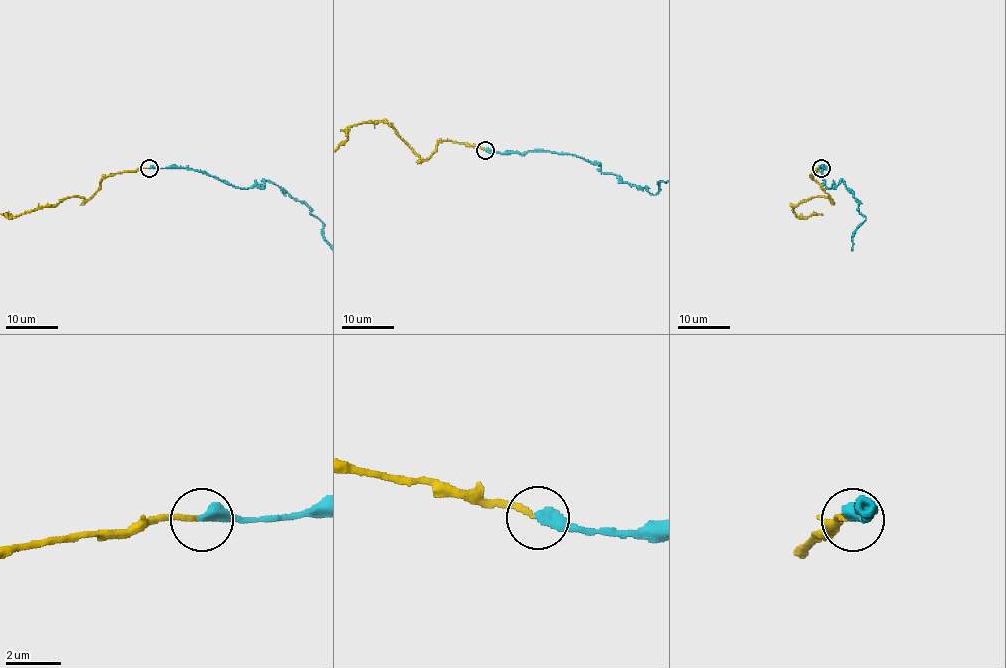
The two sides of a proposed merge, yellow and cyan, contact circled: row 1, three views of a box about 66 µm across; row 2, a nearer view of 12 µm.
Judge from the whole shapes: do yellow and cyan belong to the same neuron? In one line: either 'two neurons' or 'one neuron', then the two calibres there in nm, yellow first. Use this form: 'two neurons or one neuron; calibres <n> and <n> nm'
one neuron; calibres 190 and 440 nm

